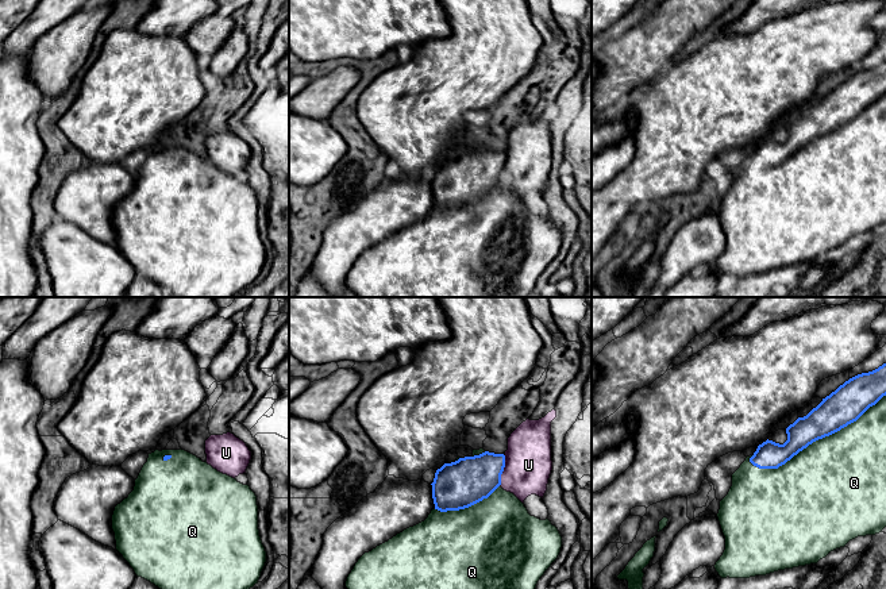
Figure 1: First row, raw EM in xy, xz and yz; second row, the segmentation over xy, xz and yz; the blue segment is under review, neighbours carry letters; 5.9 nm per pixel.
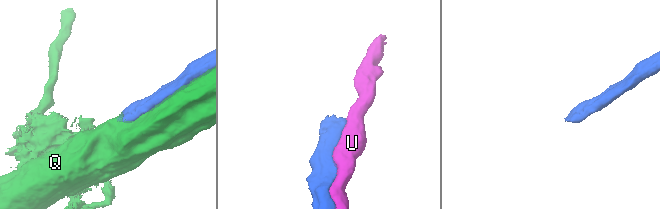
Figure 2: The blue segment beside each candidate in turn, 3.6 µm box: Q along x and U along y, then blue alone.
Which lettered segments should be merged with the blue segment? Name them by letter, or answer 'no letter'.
Q

